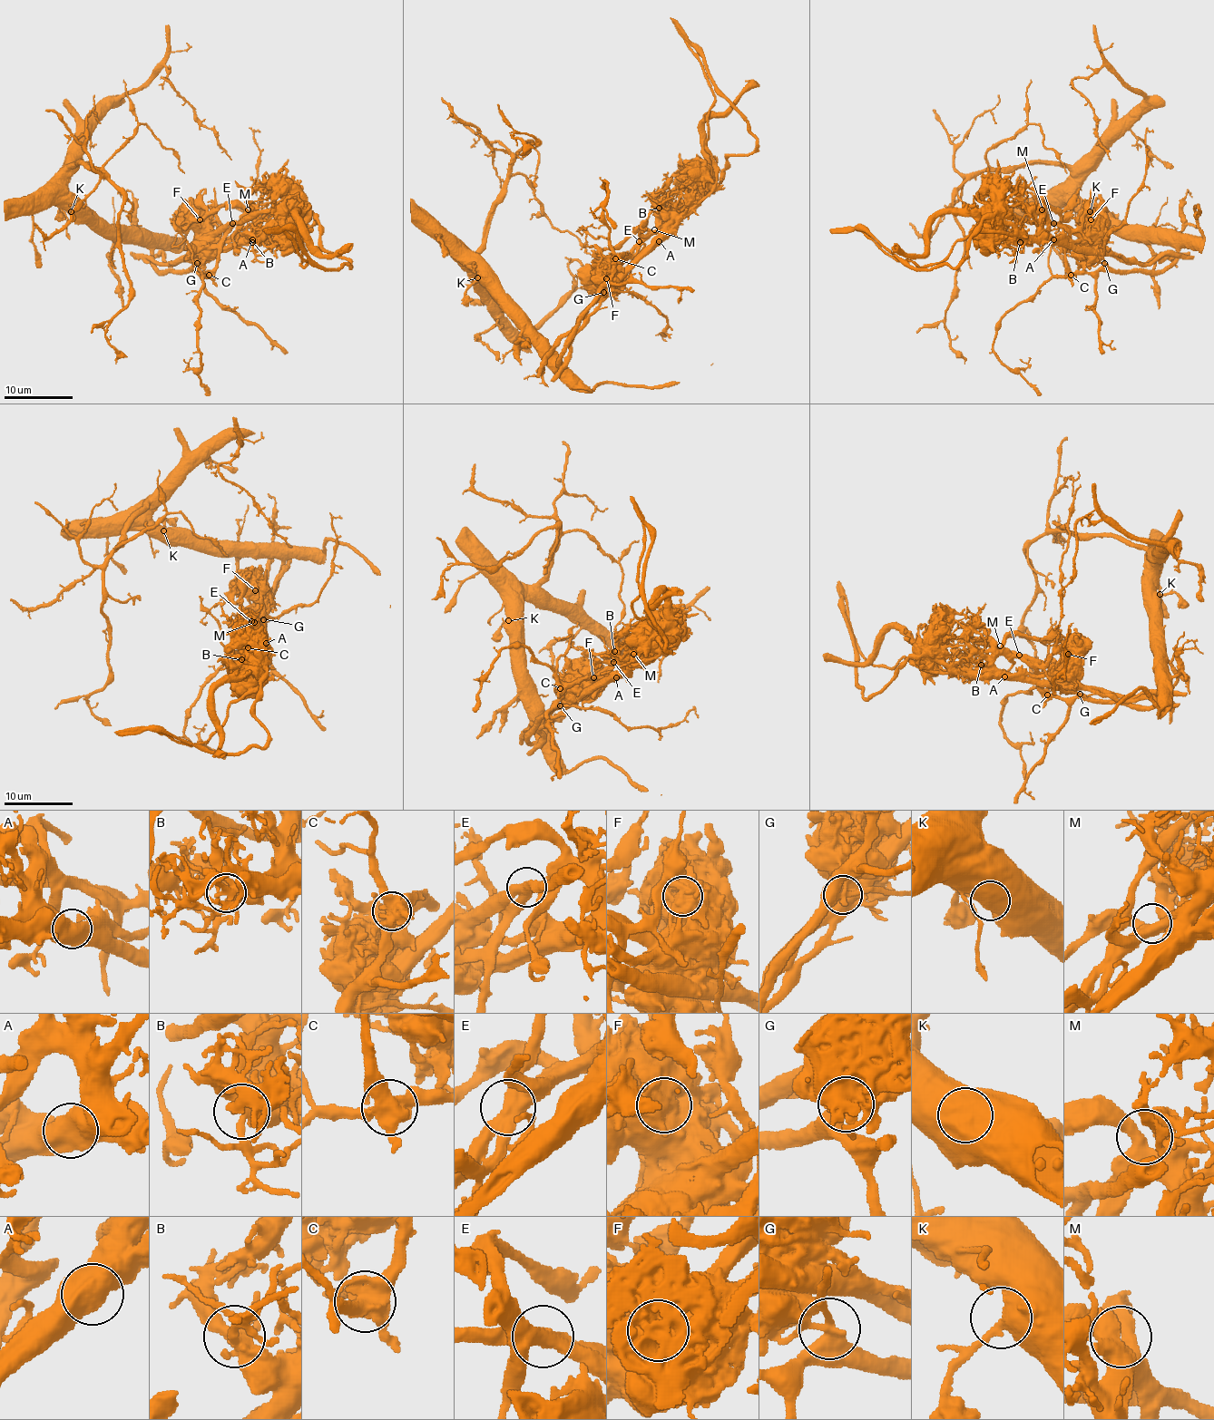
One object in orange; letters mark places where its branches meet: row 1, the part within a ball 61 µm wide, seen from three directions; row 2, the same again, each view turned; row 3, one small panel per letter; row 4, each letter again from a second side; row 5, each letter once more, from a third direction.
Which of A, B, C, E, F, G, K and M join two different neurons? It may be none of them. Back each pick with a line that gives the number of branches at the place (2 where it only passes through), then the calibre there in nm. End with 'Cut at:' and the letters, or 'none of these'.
A: 2 | 800 nm
C: 5 | 600 nm
E: 2 | 600 nm
F: 1 | 1450 nm
G: 2 | 400 nm
Cut at: A, C, E, F, G

